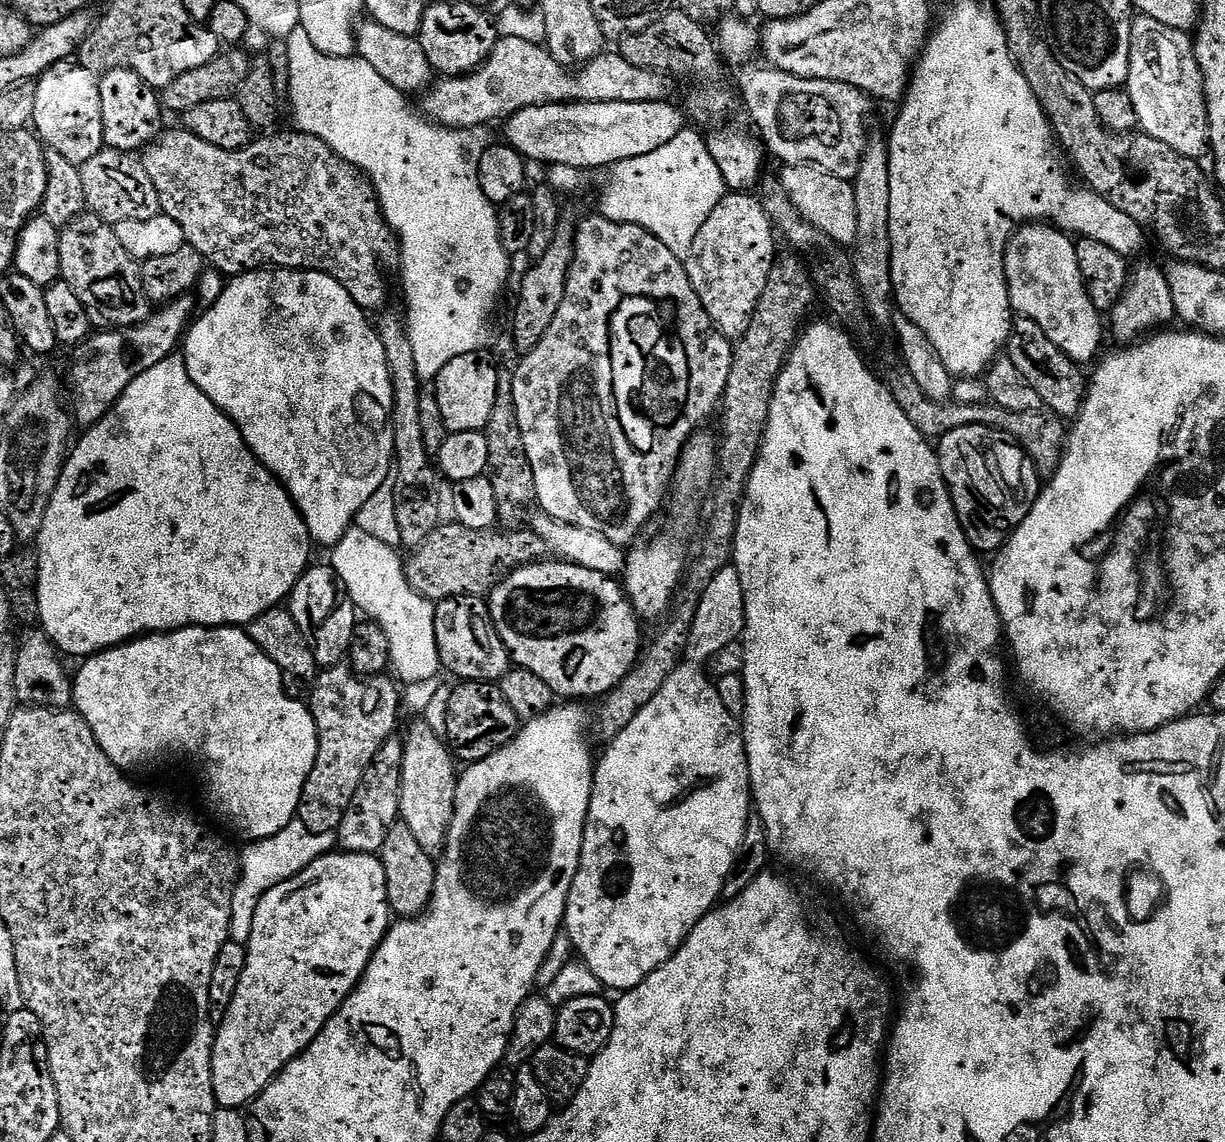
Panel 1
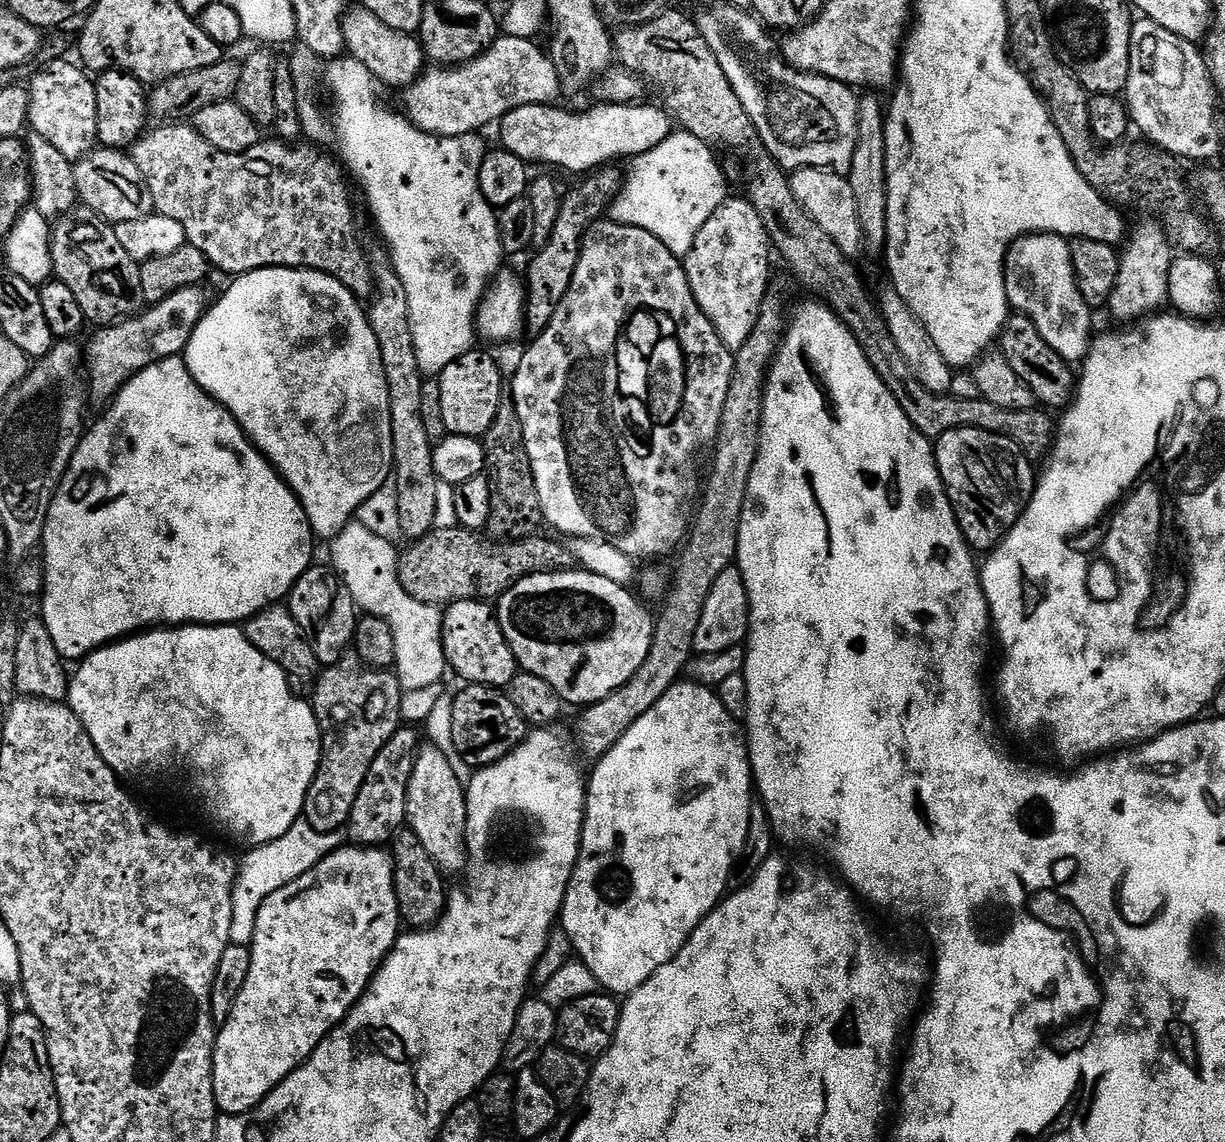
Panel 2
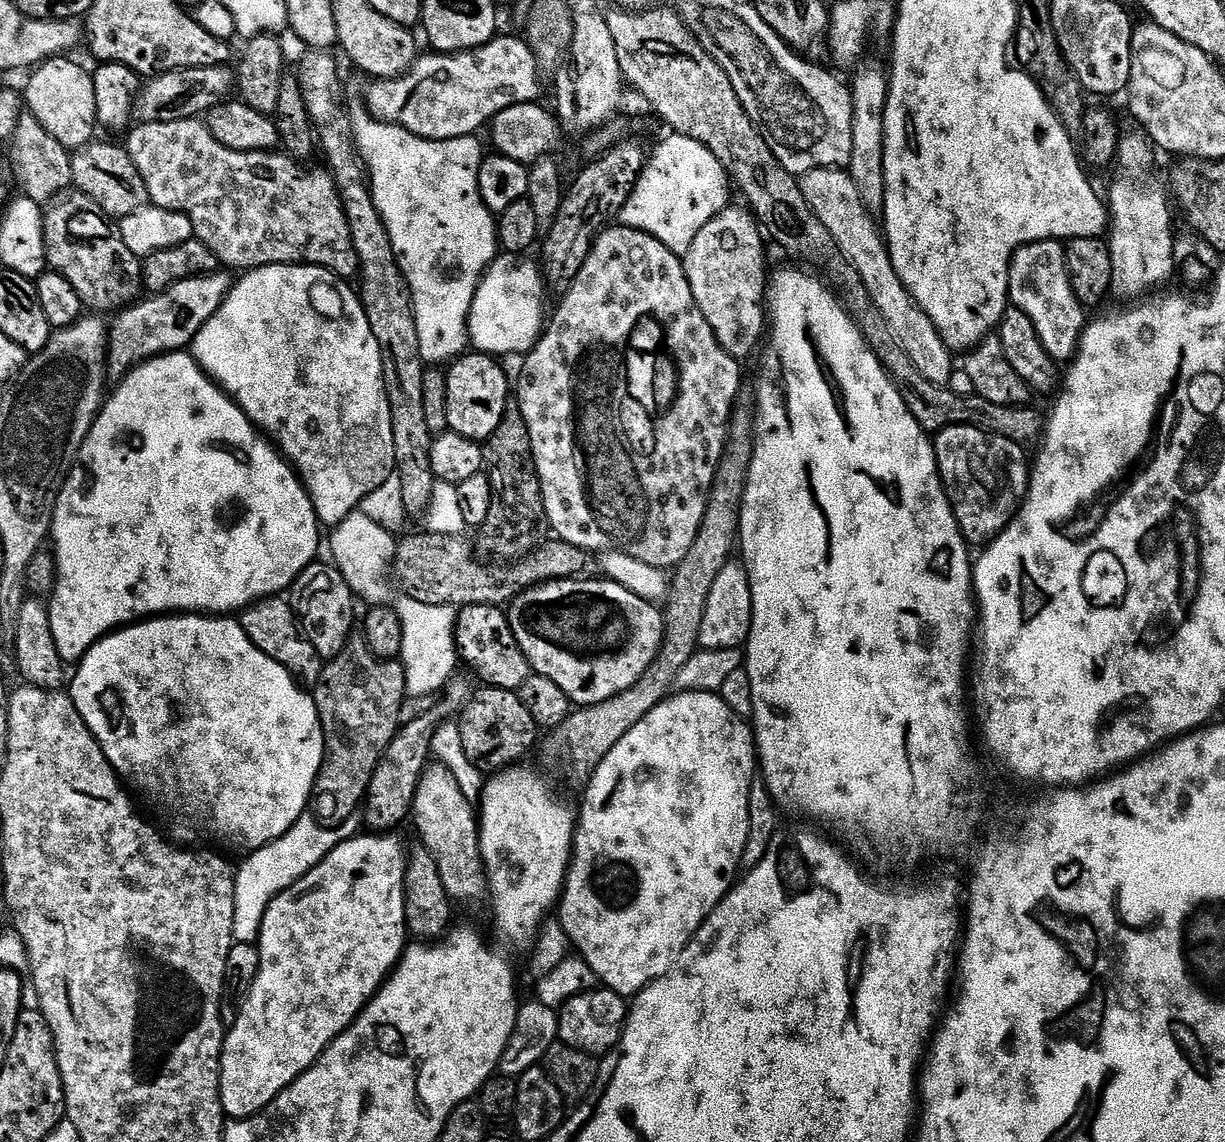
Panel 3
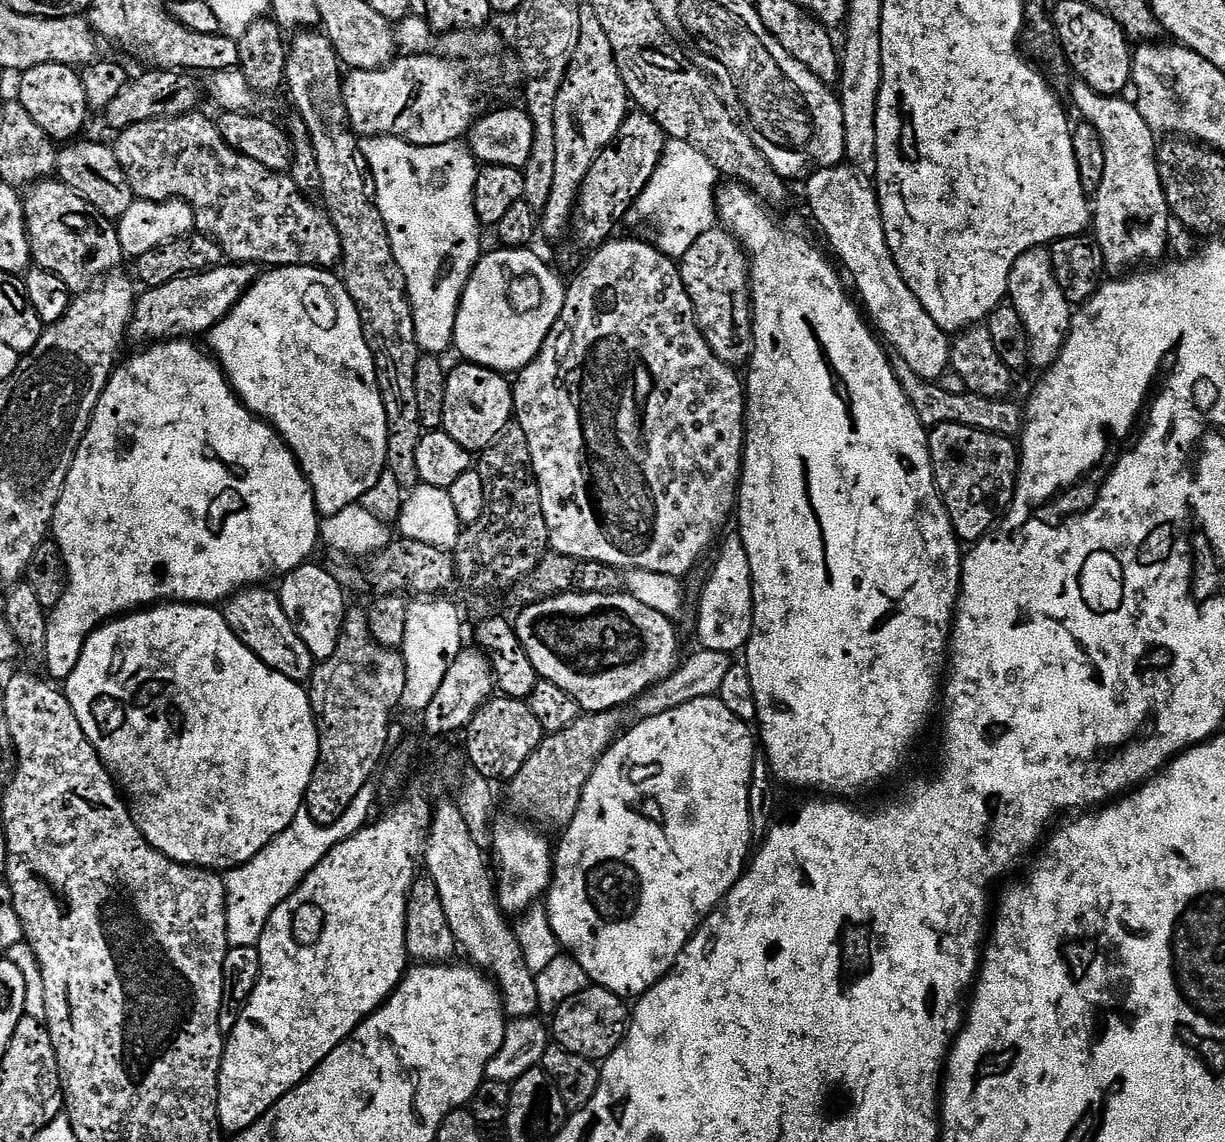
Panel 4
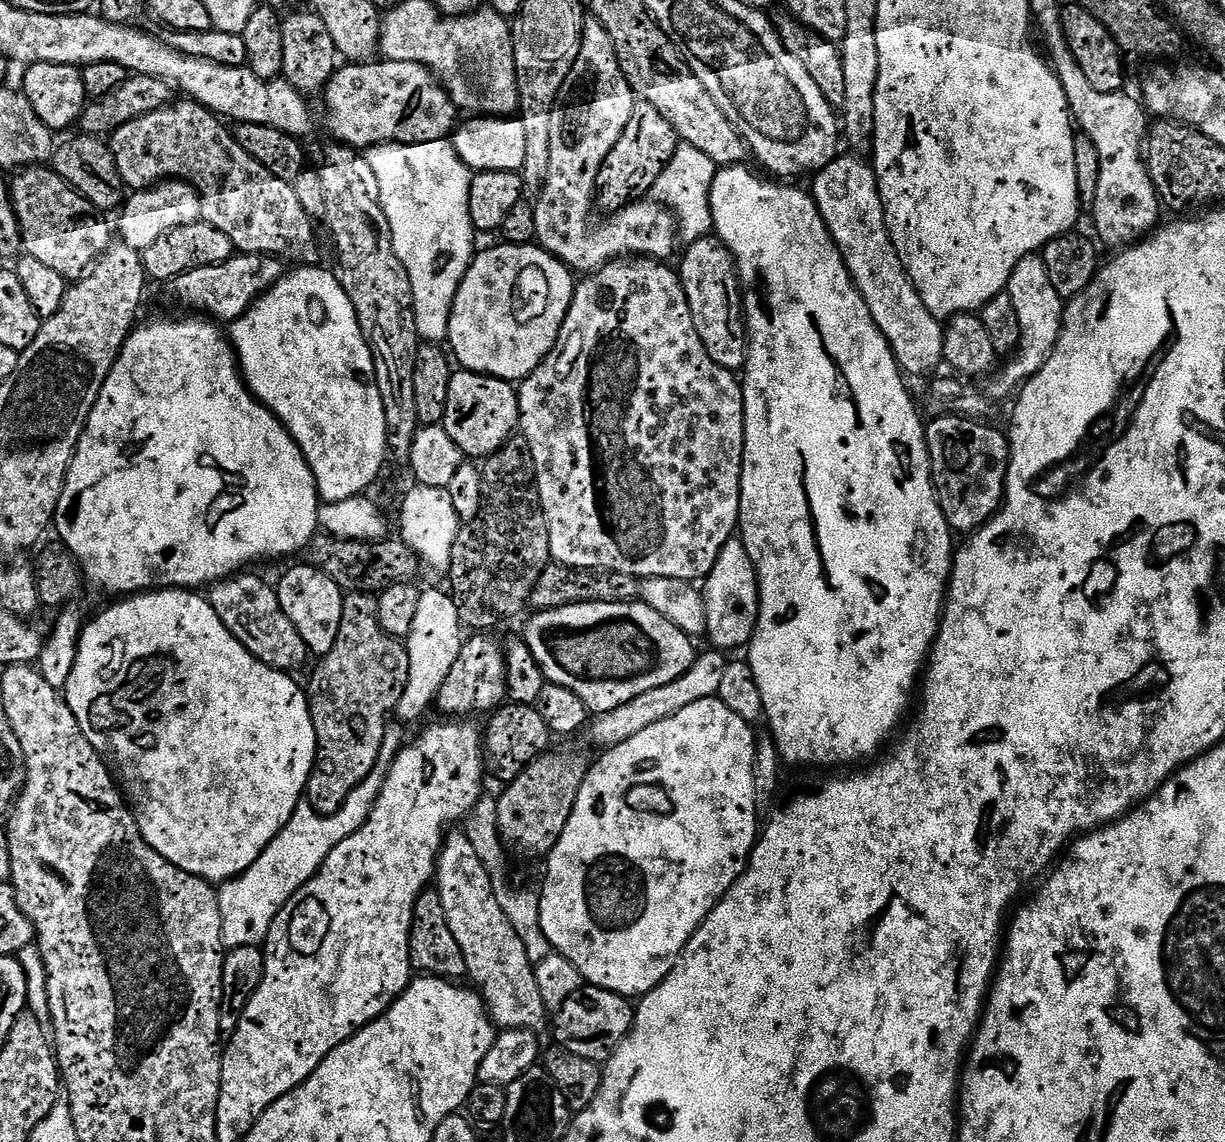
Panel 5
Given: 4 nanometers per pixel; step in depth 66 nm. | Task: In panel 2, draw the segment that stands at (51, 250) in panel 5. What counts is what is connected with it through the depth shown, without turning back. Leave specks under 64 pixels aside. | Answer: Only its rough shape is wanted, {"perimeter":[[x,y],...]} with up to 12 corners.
{"perimeter":[[77,206],[52,228],[52,271],[104,326],[145,307],[140,264]]}

